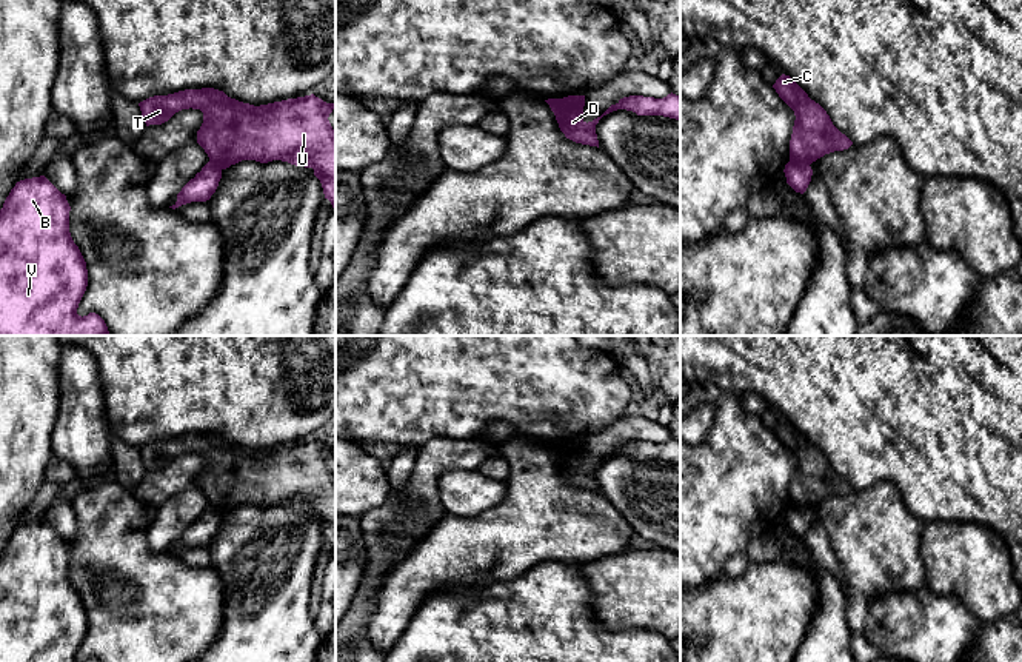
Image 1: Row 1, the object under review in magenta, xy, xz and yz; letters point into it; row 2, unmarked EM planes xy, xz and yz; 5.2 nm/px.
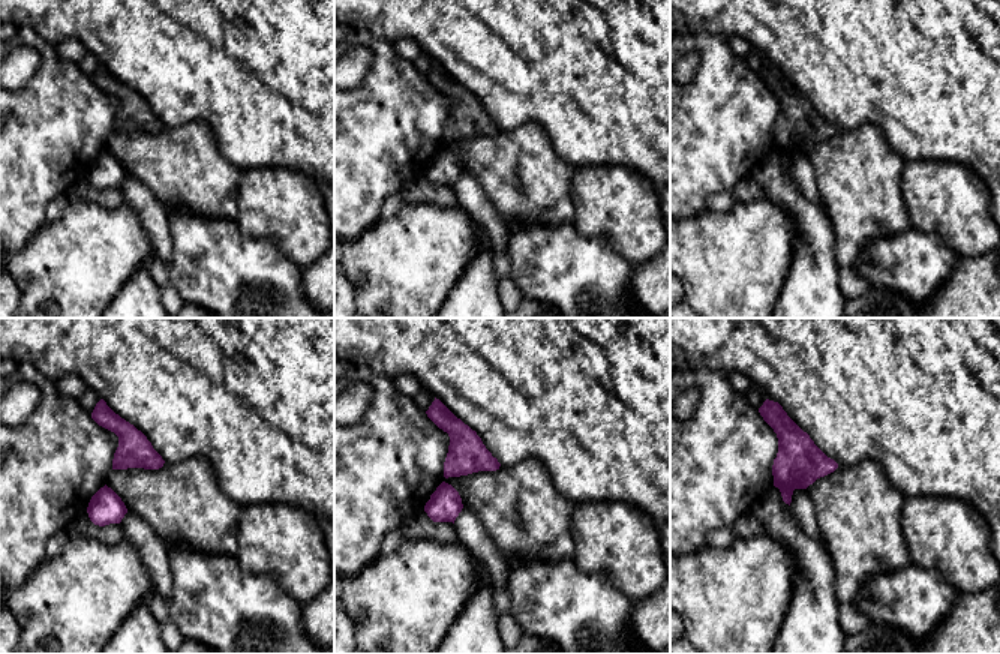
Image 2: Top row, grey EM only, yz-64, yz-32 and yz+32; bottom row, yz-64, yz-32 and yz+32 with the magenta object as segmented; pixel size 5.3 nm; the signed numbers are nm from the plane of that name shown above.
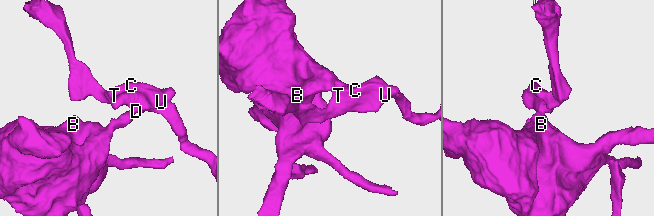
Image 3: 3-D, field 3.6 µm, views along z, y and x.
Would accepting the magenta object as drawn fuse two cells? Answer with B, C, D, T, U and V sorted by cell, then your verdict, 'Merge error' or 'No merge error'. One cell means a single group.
Groups: B V / C D T U. Merge error

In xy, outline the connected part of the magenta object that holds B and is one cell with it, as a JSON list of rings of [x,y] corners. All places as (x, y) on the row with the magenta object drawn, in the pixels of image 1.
[[[45,176],[15,183],[0,209],[0,336],[109,336],[95,314],[78,316],[86,262],[69,232],[71,206]]]

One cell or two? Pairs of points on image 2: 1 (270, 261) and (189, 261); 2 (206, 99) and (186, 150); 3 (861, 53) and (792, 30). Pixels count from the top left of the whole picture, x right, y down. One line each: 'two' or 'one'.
1: one
2: two
3: one

